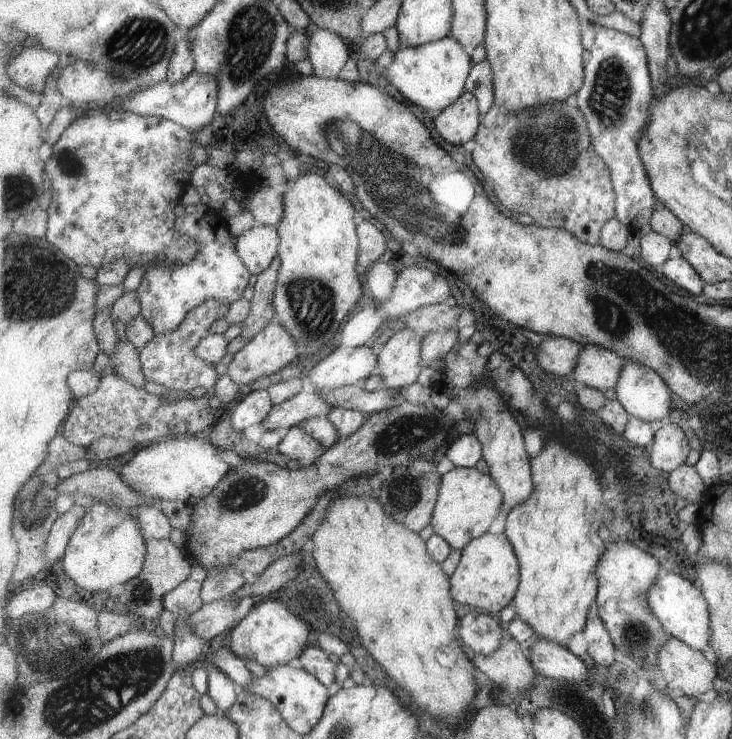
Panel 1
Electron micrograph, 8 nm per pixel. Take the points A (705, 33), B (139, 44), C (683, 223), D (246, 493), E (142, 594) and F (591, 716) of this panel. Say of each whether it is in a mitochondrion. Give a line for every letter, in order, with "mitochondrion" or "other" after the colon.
A: mitochondrion
B: mitochondrion
C: other
D: mitochondrion
E: mitochondrion
F: other

